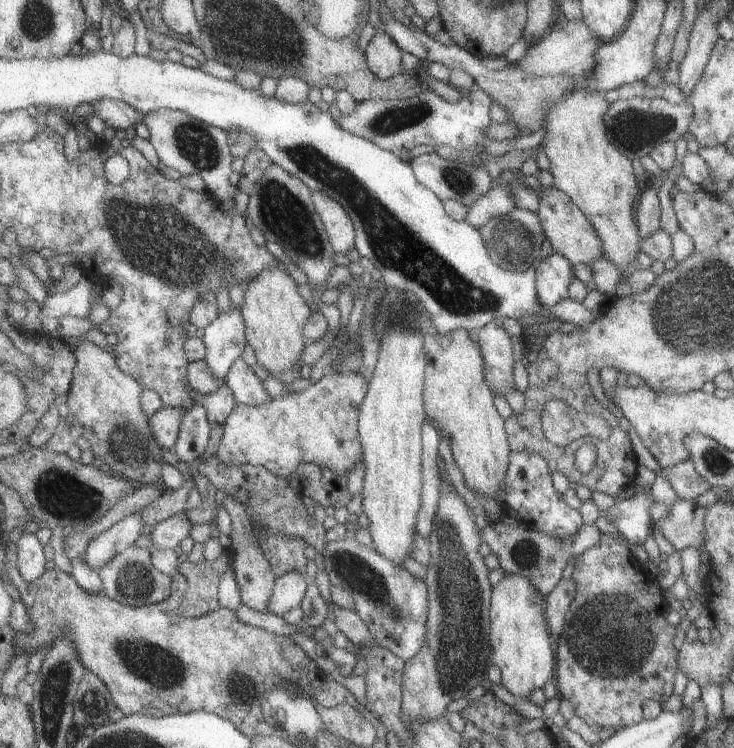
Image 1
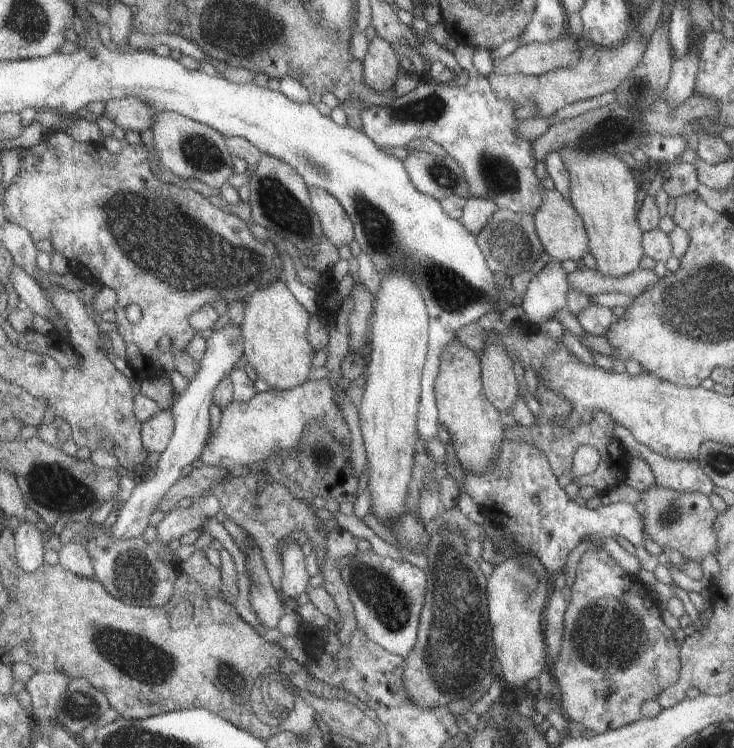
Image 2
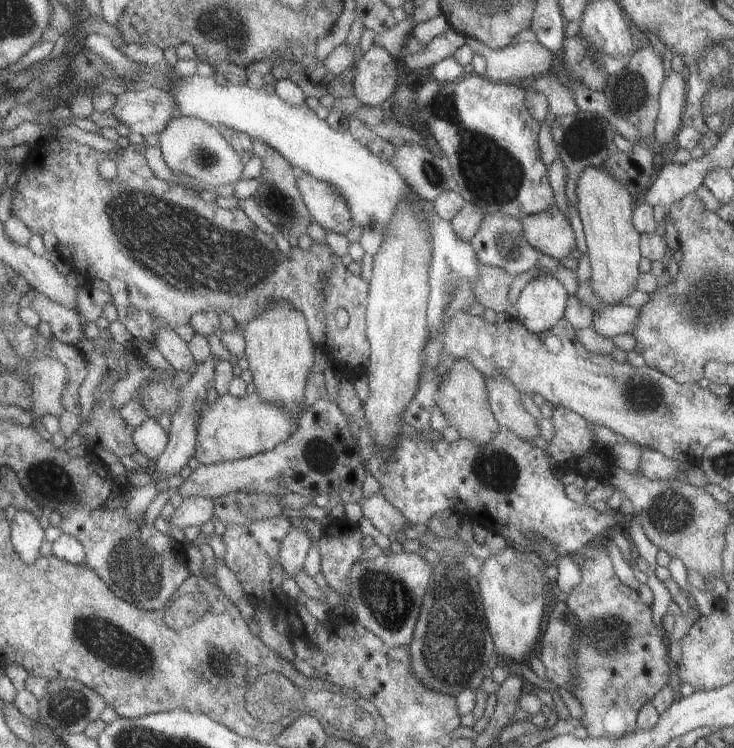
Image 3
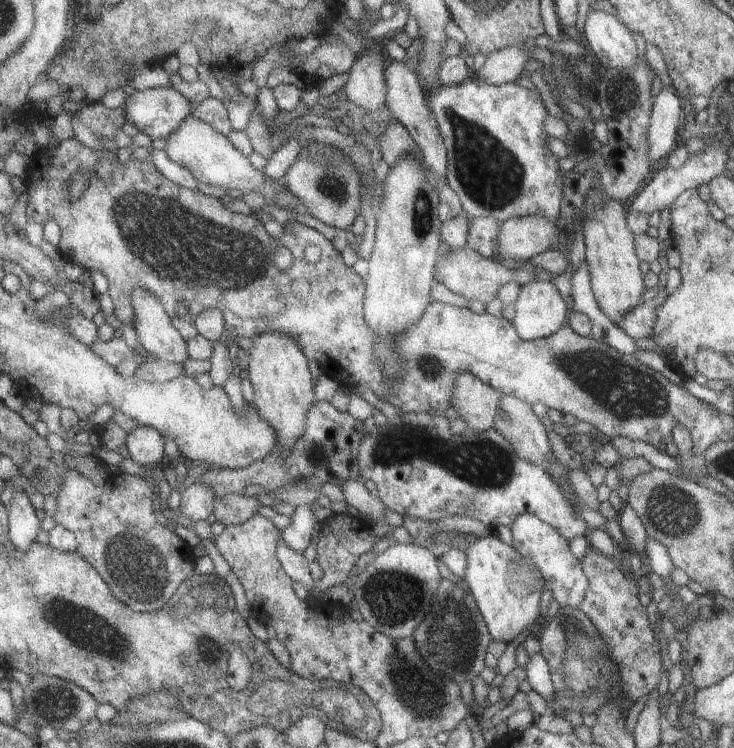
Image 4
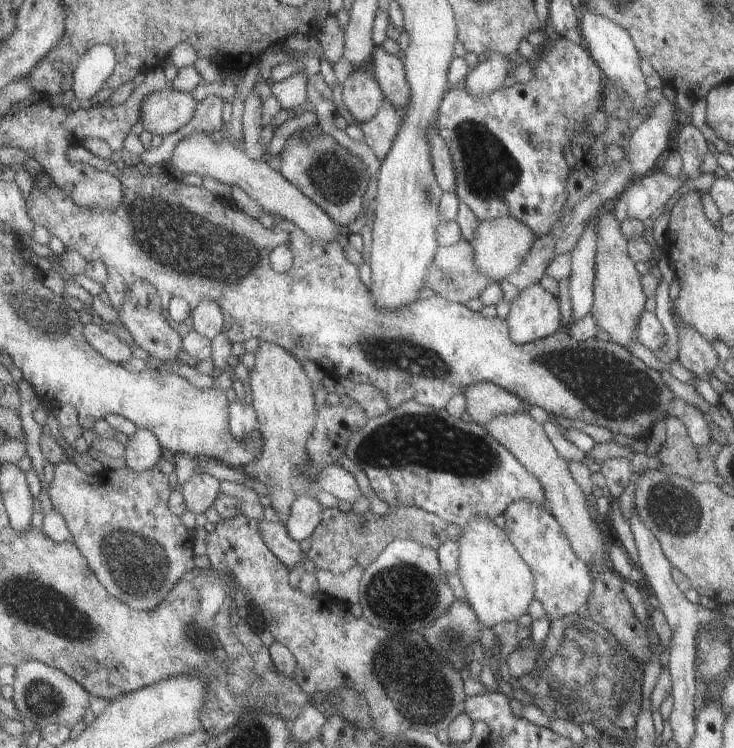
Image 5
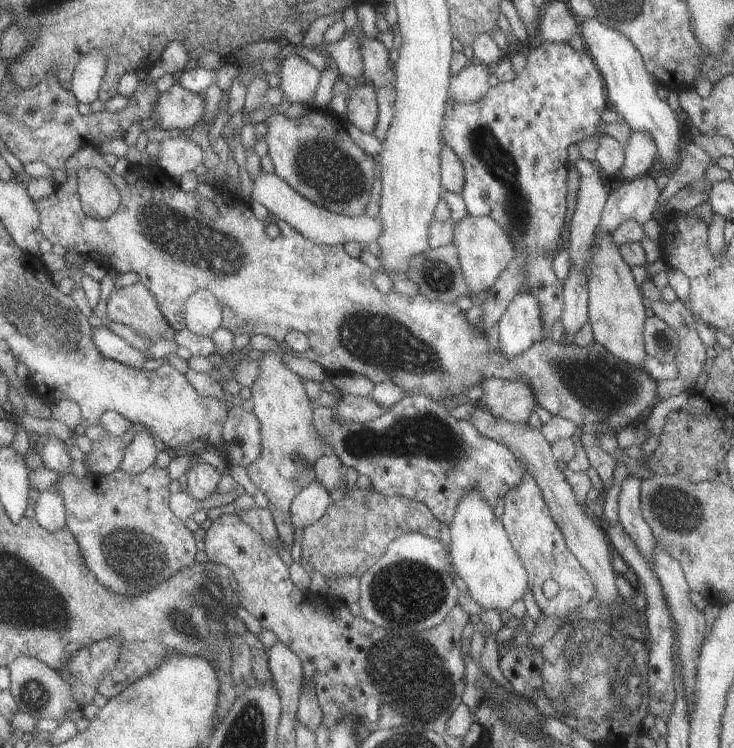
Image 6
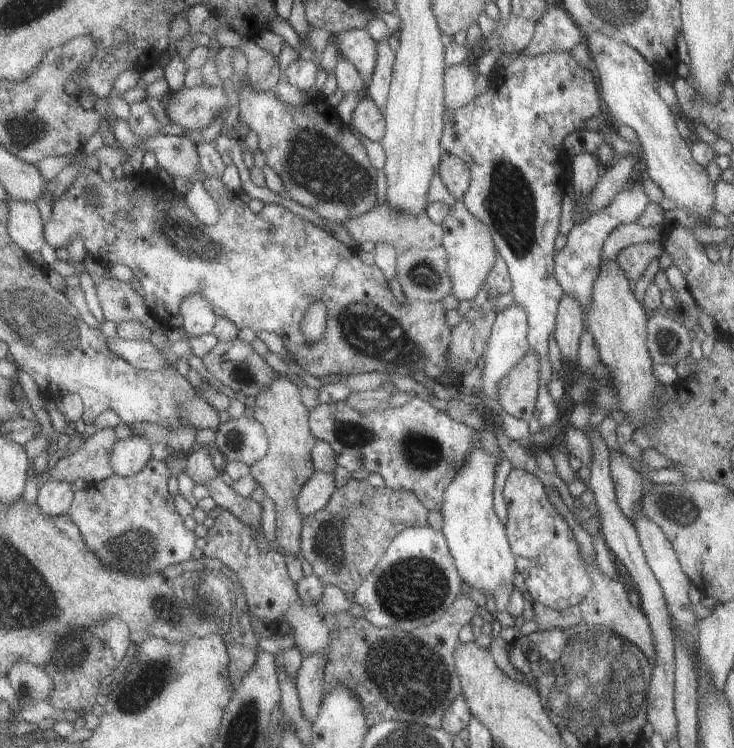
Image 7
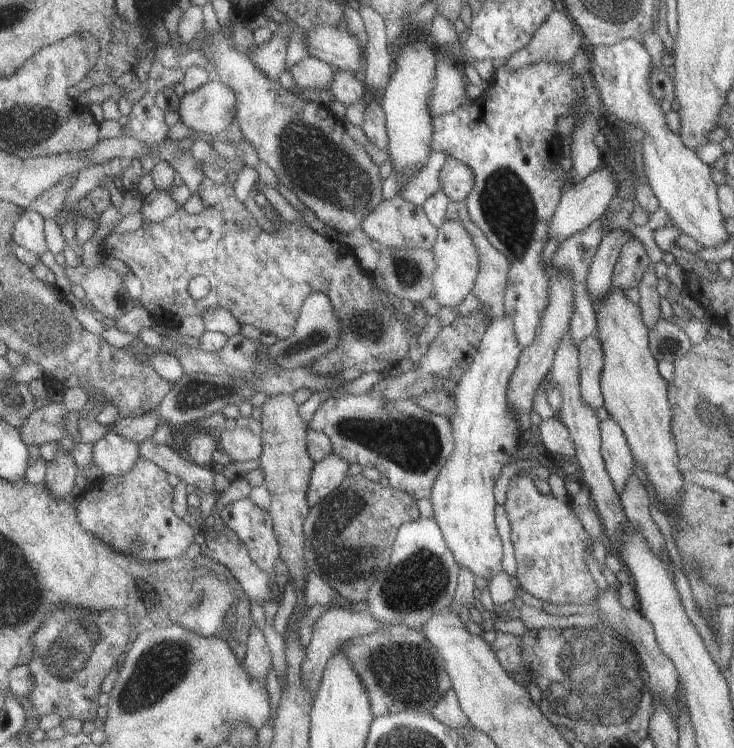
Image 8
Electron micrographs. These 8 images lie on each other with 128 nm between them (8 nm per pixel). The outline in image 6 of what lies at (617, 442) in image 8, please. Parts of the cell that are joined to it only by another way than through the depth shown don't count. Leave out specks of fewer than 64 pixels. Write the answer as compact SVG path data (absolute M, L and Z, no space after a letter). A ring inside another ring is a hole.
M632 475L625 476L621 481L617 495L617 520L625 534L631 538L631 542L637 544L639 554L645 558L645 562L651 569L651 550L653 550L654 539L641 515L640 484L640 480L633 478Z

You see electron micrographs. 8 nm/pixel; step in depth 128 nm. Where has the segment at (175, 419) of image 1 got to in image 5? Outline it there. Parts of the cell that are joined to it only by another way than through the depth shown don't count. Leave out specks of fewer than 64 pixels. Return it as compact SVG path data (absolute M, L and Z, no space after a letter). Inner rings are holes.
M148 429L137 430L125 447L123 458L126 466L137 472L156 467L163 454L163 447L158 437Z

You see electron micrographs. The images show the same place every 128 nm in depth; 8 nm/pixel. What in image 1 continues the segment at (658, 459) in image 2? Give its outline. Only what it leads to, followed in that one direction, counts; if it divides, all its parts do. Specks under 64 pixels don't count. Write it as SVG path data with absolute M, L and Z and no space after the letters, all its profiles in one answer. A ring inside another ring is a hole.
M688 459L672 466L661 467L661 476L681 499L694 500L712 488L695 472L692 460Z

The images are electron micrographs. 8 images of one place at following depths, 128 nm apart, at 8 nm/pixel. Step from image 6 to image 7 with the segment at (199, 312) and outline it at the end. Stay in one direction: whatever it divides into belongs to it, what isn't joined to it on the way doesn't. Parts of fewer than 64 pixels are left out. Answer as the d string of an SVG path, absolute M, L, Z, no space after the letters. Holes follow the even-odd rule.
M201 292L188 298L181 310L184 317L183 328L189 338L212 333L220 318Z

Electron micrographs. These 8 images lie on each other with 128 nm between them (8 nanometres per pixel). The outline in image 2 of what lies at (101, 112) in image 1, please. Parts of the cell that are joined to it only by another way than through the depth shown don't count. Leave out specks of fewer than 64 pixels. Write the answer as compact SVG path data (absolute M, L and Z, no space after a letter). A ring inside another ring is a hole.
M125 96L109 100L103 115L109 116L121 129L143 134L151 131L159 113L151 104L143 102L141 98Z

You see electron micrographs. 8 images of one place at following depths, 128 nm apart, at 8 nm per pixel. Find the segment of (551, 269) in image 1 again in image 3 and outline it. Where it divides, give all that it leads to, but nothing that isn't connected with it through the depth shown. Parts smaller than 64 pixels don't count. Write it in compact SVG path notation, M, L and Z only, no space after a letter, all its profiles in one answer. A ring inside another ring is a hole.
M537 275L533 280L527 281L521 288L514 306L517 310L515 319L527 331L535 334L542 333L550 329L562 317L567 297L565 287L553 275Z

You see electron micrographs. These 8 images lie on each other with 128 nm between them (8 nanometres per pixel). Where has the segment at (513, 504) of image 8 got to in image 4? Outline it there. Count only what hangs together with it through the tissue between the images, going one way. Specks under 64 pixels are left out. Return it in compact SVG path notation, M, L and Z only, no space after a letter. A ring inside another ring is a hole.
M521 513L515 517L510 526L511 546L521 555L527 557L540 572L544 580L544 589L551 590L552 598L558 602L559 608L576 608L582 599L587 586L587 579L582 573L580 560L568 549L567 541L551 528L551 525L540 521L529 513Z

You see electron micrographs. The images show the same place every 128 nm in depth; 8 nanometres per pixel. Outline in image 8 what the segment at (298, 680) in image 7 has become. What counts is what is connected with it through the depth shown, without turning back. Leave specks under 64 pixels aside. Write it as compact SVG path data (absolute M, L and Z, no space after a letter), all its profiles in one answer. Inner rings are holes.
M329 606L317 620L313 623L311 630L311 638L306 647L306 656L302 662L302 680L306 682L307 688L311 693L317 692L319 686L319 678L321 672L325 668L328 657L340 648L347 640L351 640L355 636L371 634L383 626L385 622L377 622L369 612L352 612L349 609L338 606Z

